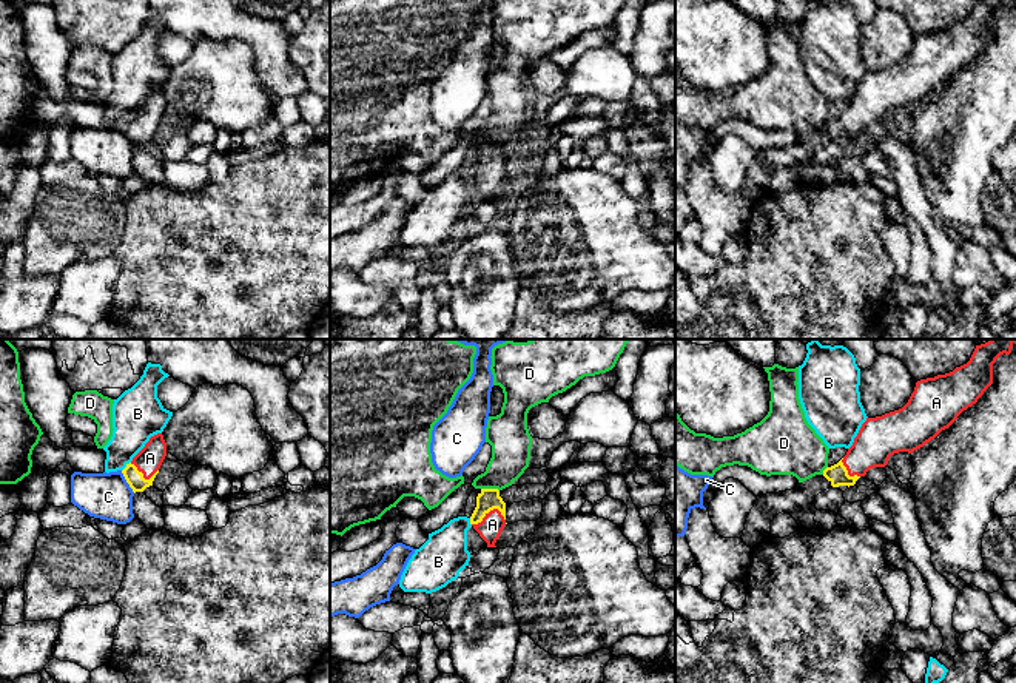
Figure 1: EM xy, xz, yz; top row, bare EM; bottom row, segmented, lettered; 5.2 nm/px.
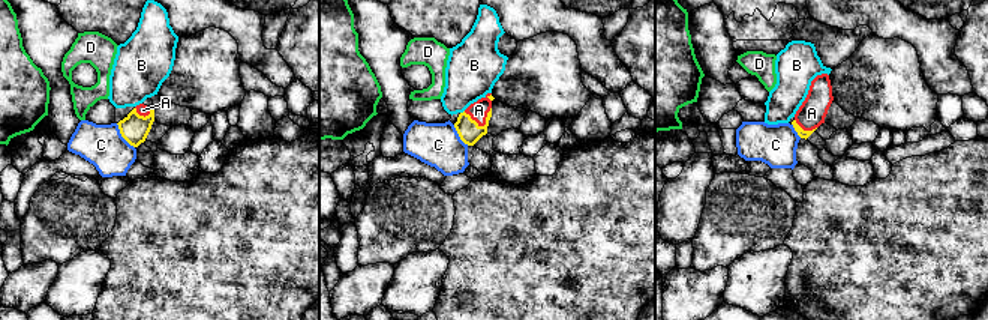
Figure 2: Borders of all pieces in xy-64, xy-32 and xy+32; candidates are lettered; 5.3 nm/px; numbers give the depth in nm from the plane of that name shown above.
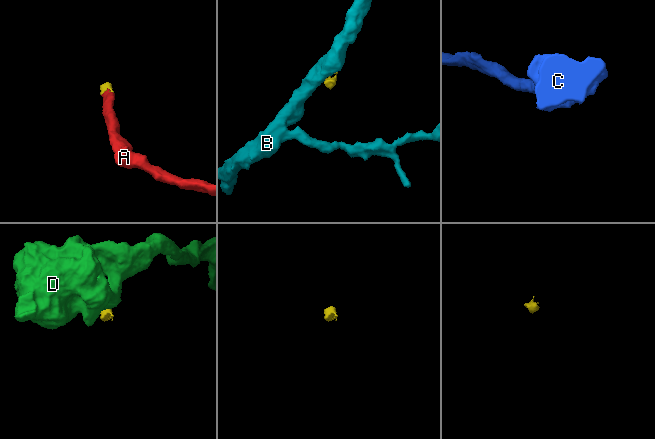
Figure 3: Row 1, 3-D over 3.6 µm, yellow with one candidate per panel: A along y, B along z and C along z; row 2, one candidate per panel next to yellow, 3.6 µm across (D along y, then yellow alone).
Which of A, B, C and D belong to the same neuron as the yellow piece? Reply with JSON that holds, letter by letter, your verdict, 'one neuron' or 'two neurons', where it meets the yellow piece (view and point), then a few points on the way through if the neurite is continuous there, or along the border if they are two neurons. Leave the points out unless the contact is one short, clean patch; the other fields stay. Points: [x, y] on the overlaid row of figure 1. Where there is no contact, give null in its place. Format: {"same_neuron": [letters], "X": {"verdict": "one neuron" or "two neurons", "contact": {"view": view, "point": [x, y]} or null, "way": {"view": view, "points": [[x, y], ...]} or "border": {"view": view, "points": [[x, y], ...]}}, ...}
{"same_neuron": ["A"], "A": {"verdict": "one neuron", "contact": {"view": "xz", "point": [487, 512]}, "way": {"view": "xz", "points": [[487, 500], [487, 512], [492, 524]]}}, "B": {"verdict": "two neurons", "contact": {"view": "xy", "point": [127, 466]}, "border": {"view": "xy", "points": [[130, 461], [122, 471]]}}, "C": {"verdict": "two neurons", "contact": {"view": "xy", "point": [127, 481]}, "border": {"view": "xy", "points": [[121, 471], [134, 492]]}}, "D": {"verdict": "two neurons", "contact": {"view": "xz", "point": [491, 489]}, "border": {"view": "xz", "points": [[481, 487], [495, 487], [498, 491]]}}}

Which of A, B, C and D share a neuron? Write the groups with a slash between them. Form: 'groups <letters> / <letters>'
groups A / B / C / D

